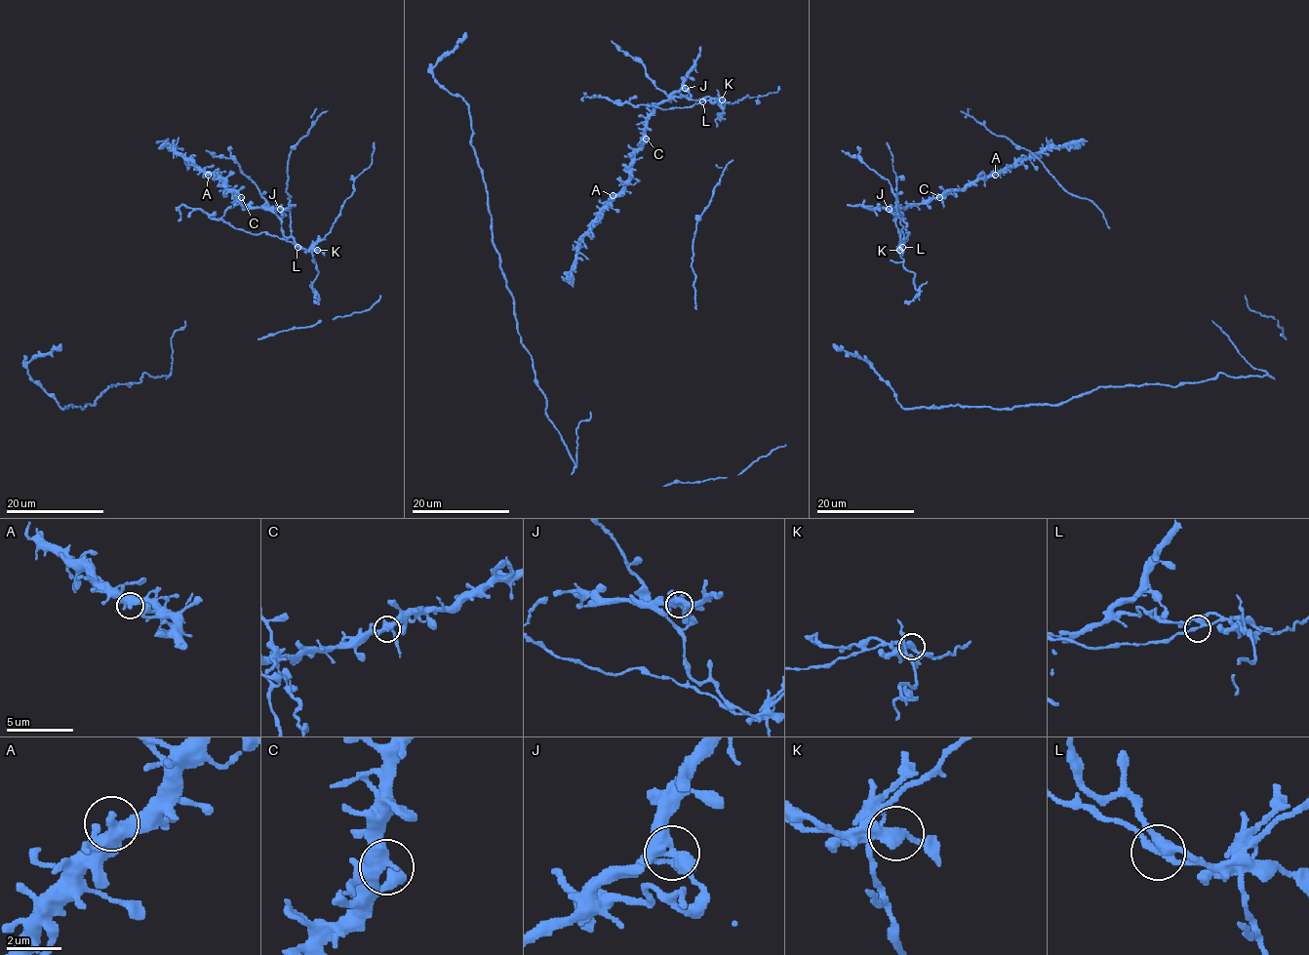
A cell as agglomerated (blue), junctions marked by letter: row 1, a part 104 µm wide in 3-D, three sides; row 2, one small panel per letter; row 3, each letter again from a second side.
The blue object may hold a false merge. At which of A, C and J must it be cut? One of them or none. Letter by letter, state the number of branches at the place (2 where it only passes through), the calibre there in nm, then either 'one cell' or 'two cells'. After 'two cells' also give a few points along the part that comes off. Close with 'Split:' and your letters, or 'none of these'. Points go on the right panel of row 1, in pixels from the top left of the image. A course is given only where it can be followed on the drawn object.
A: 3 | 380 nm | one cell
C: 4 | 380 nm | one cell
J: 4 | 400 nm | two cells | (889, 209), (898, 217), (898, 242), (902, 246), (909, 232), (906, 232), (897, 206), (892, 221)
Split: J

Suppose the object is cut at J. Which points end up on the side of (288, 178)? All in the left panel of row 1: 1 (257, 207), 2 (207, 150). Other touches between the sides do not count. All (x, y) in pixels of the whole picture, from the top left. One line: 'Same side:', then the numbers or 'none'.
Same side: 1

